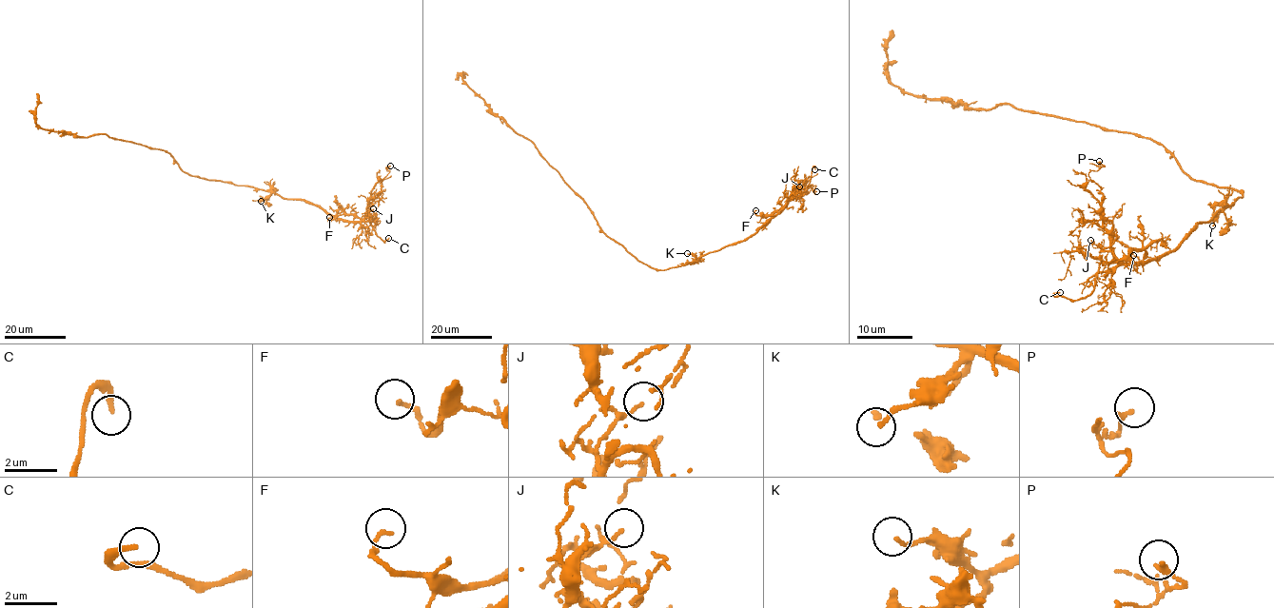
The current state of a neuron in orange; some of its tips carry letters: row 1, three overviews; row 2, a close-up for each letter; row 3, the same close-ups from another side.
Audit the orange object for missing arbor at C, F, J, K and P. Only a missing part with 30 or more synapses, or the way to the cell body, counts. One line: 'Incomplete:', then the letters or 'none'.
Incomplete: C

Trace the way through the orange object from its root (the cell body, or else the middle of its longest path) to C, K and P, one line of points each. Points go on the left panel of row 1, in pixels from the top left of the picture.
C: (196, 177), (306, 201), (337, 218), (368, 221), (384, 242), (388, 238)
K: (196, 177), (270, 193), (261, 201)
P: (196, 177), (306, 201), (337, 218), (360, 221), (366, 206), (379, 194), (390, 166)

